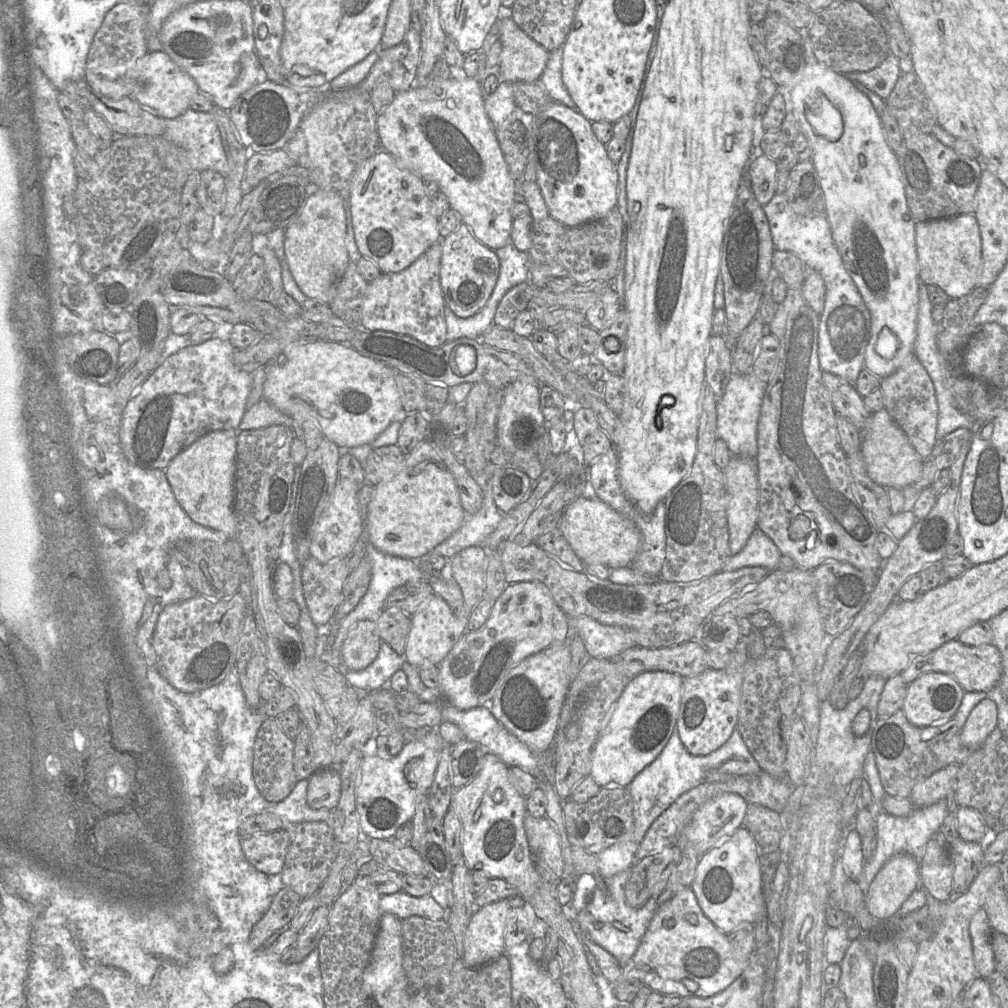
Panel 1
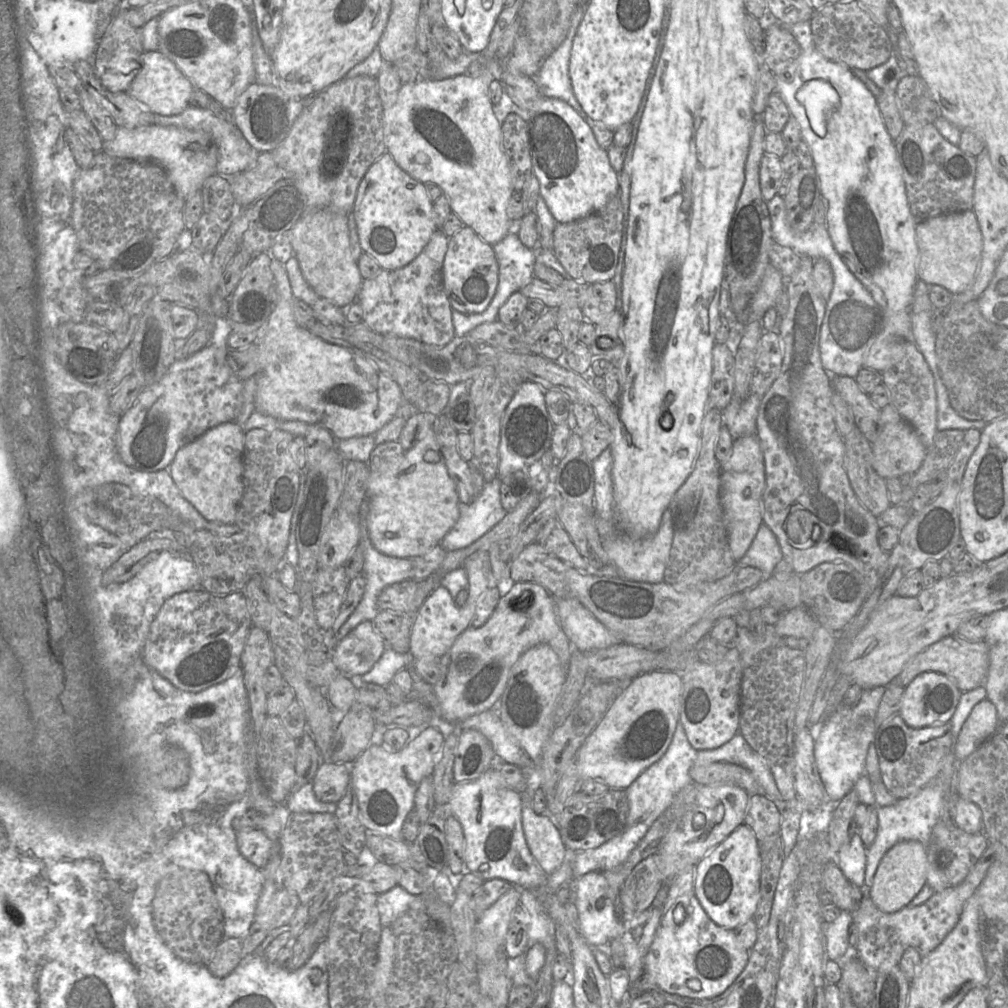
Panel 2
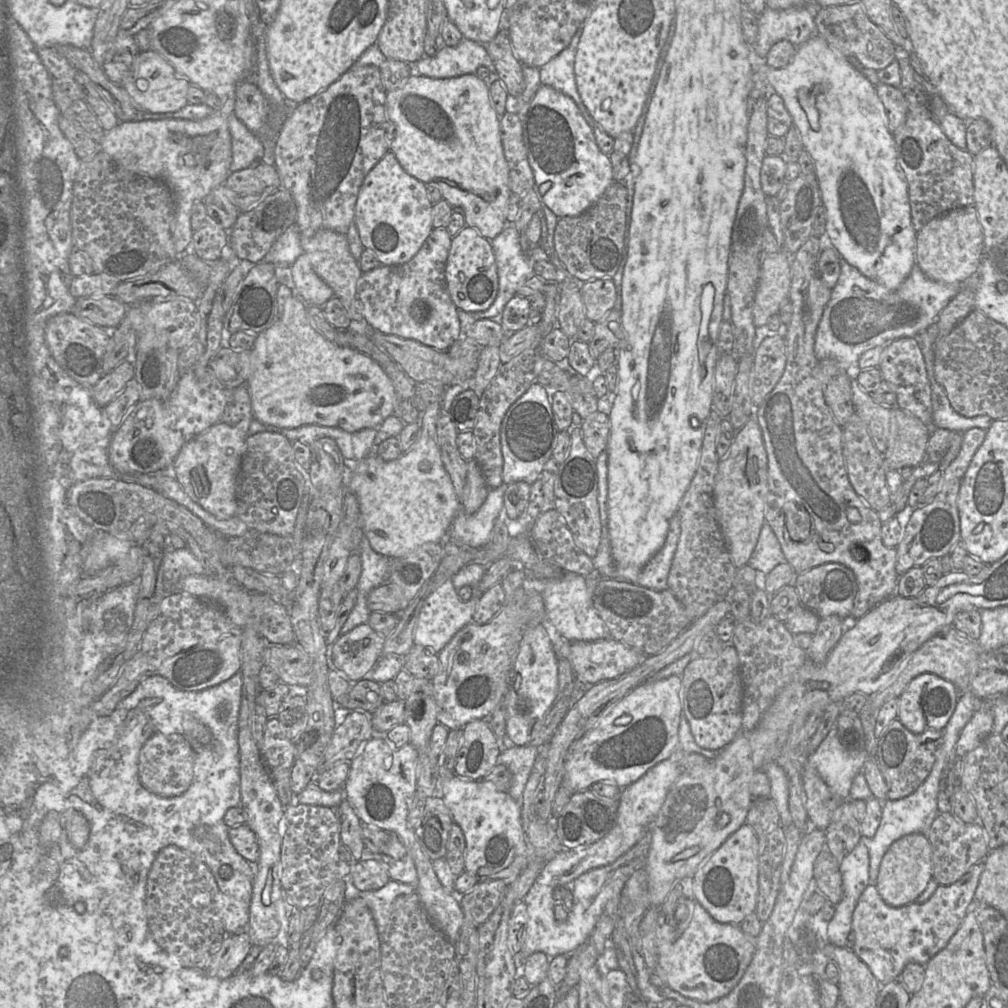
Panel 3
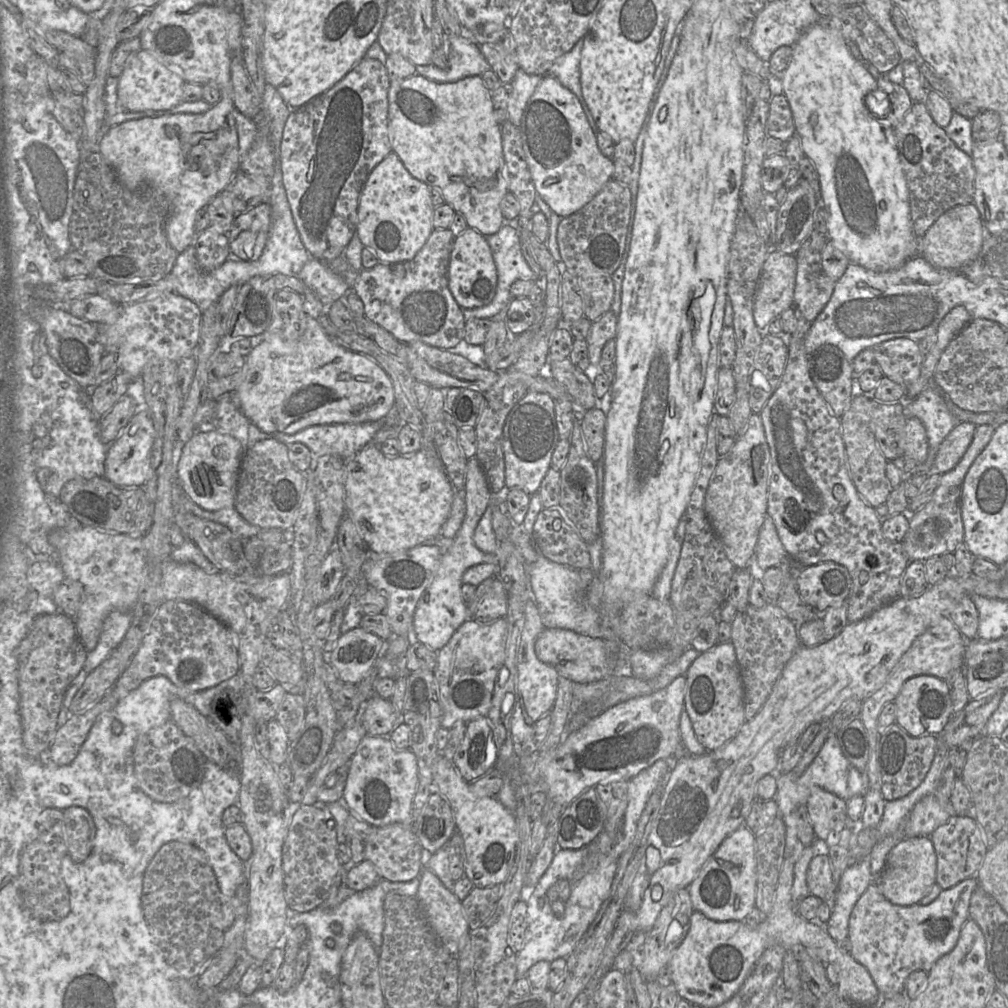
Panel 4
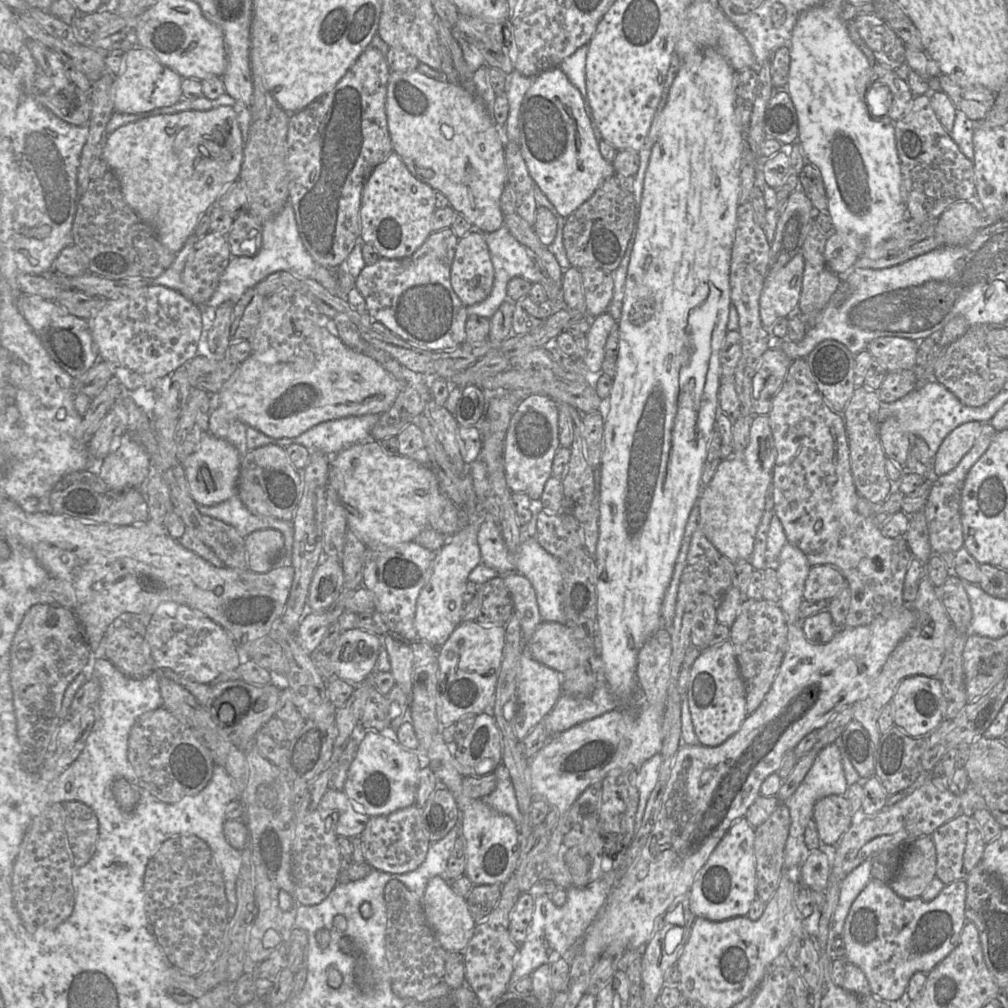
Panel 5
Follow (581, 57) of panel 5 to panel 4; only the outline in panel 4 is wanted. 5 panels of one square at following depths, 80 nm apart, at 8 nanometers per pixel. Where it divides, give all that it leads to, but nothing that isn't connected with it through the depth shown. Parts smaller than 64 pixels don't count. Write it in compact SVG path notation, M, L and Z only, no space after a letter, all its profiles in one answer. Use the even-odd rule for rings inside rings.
M579 40L569 52L555 60L549 69L549 74L554 76L564 87L570 90L578 98L590 127L596 136L599 130L583 98L581 89L579 65L582 48L583 40Z

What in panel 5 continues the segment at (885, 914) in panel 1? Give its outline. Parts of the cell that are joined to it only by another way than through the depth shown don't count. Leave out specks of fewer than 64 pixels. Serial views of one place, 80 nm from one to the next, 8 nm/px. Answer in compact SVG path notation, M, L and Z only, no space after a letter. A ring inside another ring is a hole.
M918 837L905 847L898 872L889 886L901 898L919 898L936 877L936 864L932 838Z

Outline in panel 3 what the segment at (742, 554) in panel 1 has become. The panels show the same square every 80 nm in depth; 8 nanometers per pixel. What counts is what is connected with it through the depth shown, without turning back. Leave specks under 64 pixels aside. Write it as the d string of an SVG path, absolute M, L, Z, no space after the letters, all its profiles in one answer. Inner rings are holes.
M765 522L748 565L754 568L760 575L766 575L778 564L785 561L779 540L770 525Z

